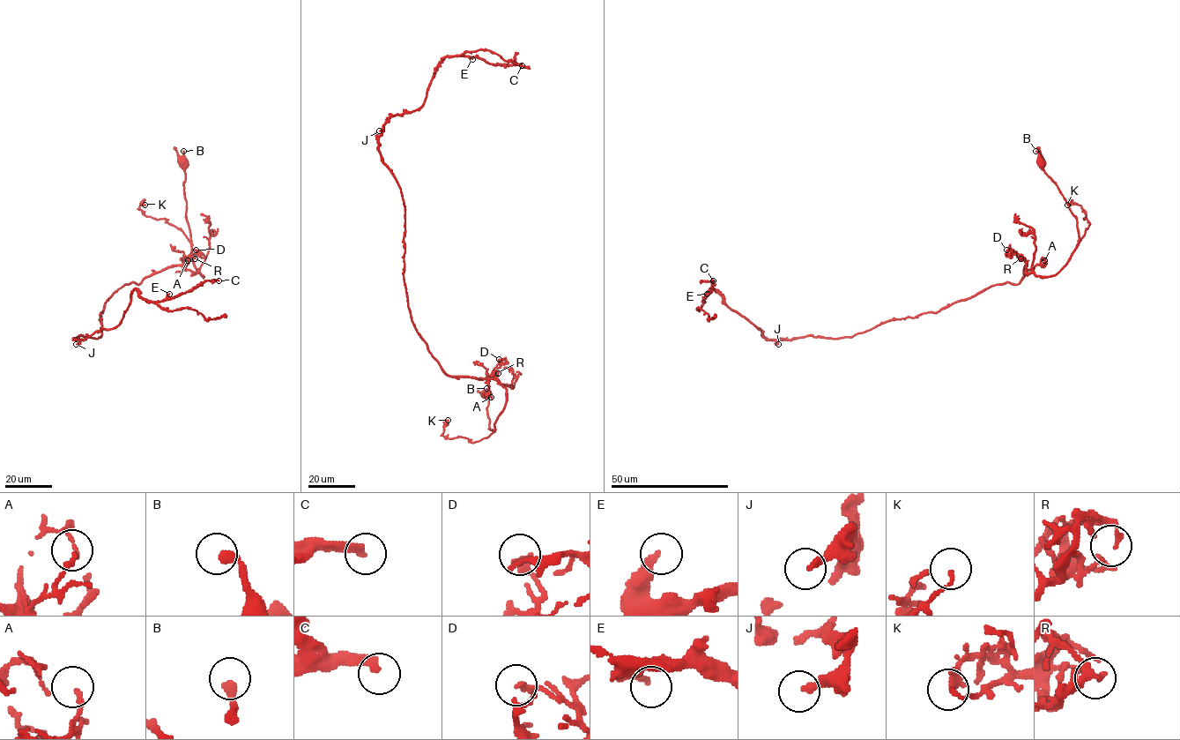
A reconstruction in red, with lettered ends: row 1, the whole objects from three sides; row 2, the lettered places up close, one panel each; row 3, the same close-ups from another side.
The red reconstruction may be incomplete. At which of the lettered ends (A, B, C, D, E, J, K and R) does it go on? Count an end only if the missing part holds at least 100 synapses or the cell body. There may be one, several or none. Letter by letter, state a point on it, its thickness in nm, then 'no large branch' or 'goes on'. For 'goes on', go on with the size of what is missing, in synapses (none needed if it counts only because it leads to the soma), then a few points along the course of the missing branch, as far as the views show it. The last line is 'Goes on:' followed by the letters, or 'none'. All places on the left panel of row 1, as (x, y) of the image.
A: at (188, 260); 100 nm thick; no large branch
B: at (183, 151); 320 nm thick; no large branch
C: at (218, 280); 280 nm thick; goes on; about 250 synapses
D: at (196, 250); 220 nm thick; no large branch
E: at (169, 294); 240 nm thick; no large branch
J: at (76, 344); 240 nm thick; no large branch
K: at (144, 205); 100 nm thick; no large branch
R: at (195, 258); 160 nm thick; no large branch
Goes on: C

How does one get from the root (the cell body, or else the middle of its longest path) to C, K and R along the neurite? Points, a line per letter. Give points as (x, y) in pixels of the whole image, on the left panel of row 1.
C: (182, 163), (204, 276), (125, 284), (75, 340), (134, 289), (218, 280)
K: (182, 163), (190, 239), (166, 219), (146, 216), (139, 208), (141, 203), (144, 205)
R: (182, 163), (191, 257), (194, 266), (204, 276), (183, 265), (186, 259), (195, 258)

